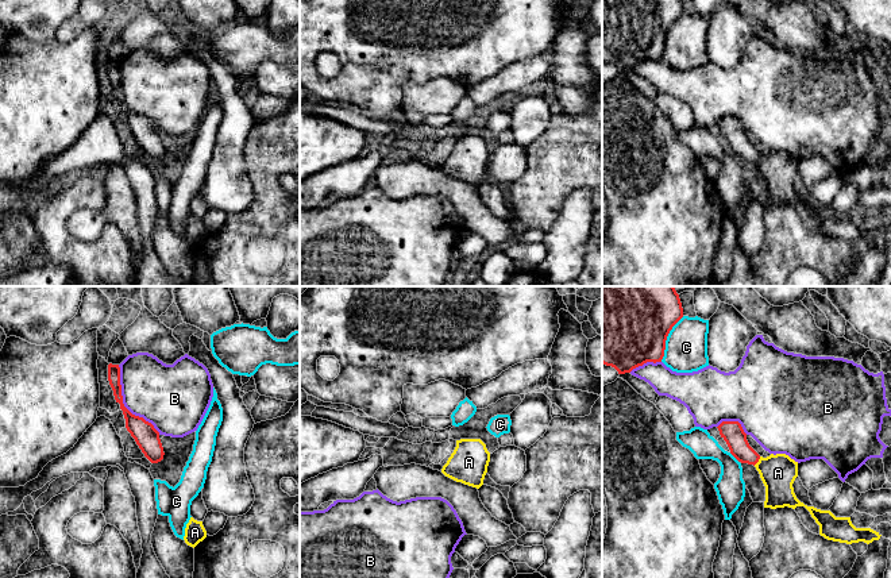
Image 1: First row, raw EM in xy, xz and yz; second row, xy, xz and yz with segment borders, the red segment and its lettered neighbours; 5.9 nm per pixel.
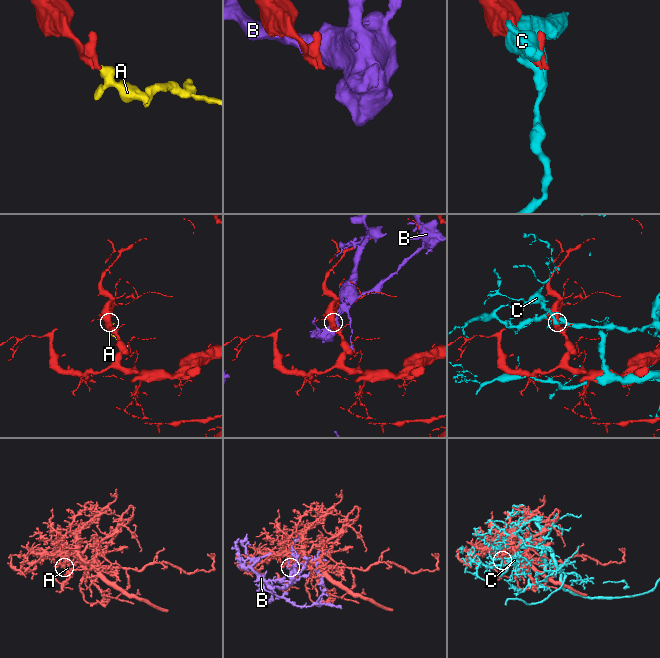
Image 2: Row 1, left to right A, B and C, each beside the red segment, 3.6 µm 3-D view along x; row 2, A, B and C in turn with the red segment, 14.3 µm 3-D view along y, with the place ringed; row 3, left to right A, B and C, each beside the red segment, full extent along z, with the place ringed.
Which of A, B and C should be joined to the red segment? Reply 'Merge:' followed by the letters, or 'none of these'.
Merge: A

